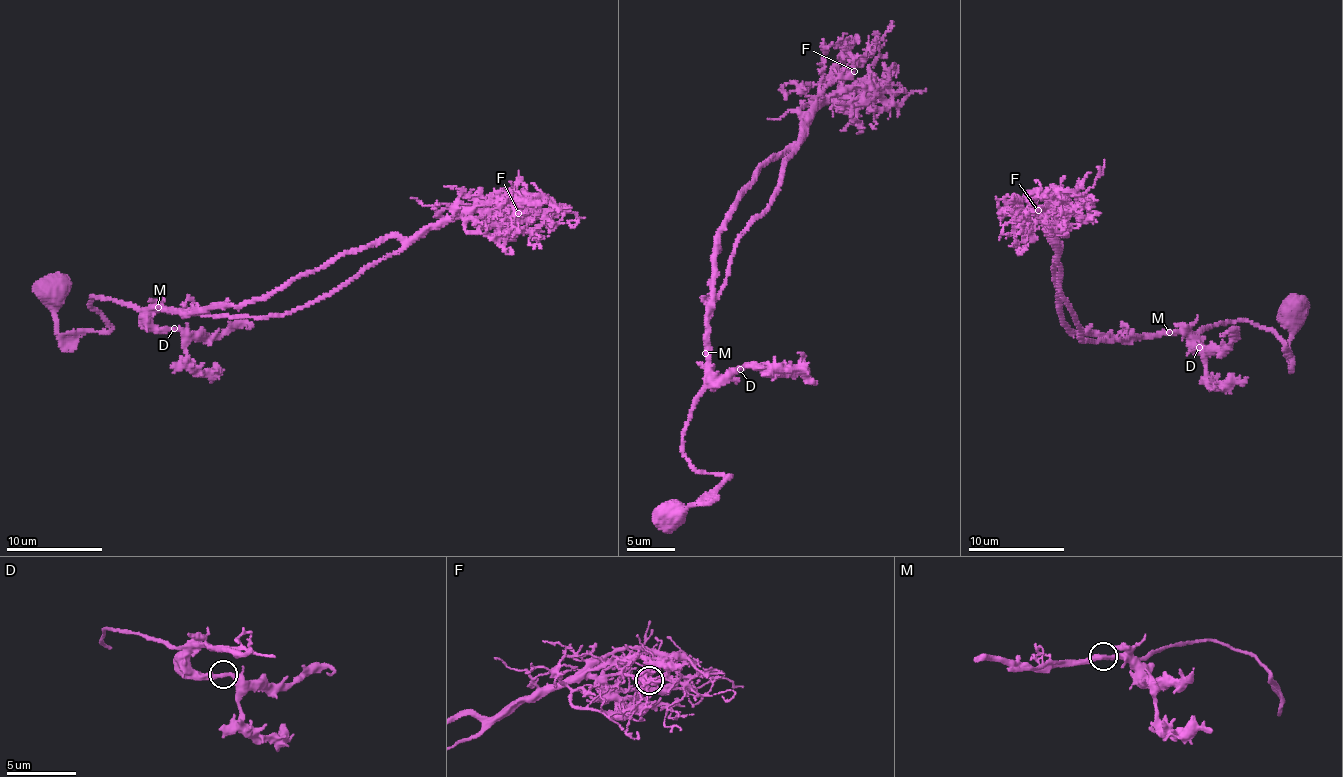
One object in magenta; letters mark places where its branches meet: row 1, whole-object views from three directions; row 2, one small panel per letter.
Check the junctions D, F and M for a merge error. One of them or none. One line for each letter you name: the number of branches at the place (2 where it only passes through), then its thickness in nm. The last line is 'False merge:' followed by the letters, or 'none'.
False merge: none

